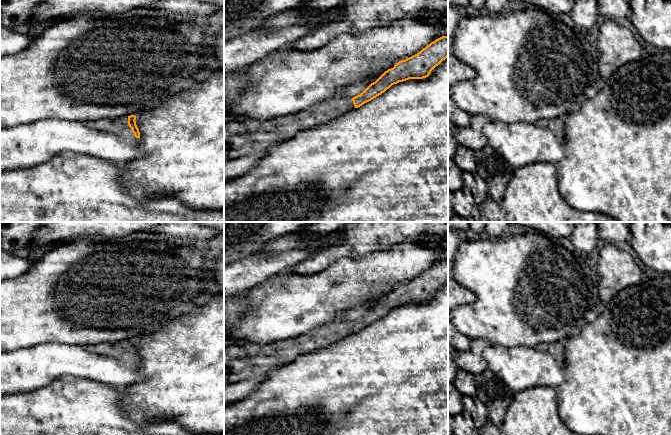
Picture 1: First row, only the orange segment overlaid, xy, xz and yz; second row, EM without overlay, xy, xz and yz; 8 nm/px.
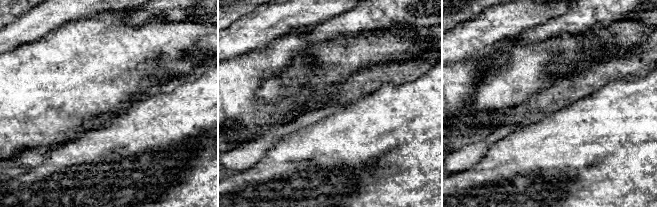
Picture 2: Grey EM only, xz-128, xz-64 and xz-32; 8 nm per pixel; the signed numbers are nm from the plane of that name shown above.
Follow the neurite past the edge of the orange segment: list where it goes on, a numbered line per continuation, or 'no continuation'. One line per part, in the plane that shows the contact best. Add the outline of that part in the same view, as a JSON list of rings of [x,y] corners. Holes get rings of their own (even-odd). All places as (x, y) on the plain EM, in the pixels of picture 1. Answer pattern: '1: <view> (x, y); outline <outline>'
1: xy (119, 350); outline [[[128,340],[115,343],[98,343],[88,345],[86,348],[96,354],[117,358],[128,367],[138,368],[140,366],[140,363],[134,360],[132,353],[128,349]]]

